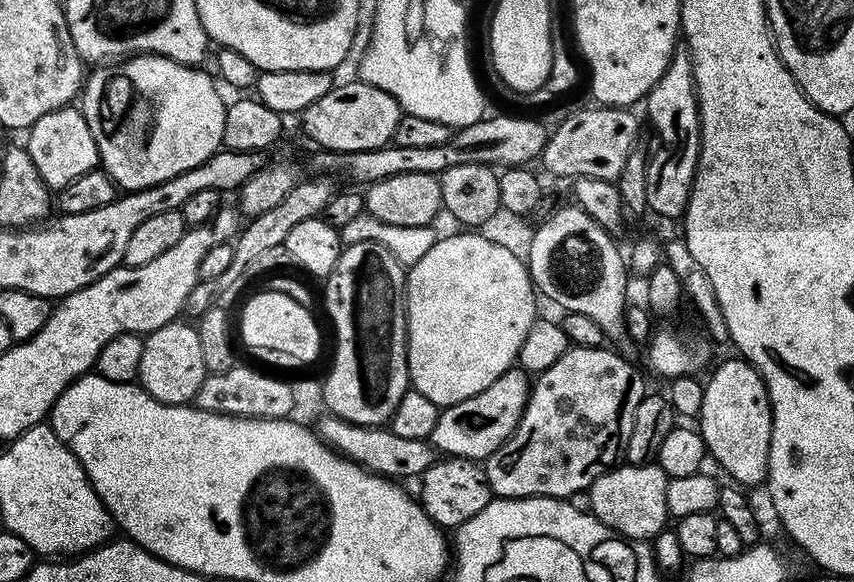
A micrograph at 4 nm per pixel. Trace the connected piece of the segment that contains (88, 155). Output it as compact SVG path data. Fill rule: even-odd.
M79 107L54 109L38 118L31 128L27 129L26 136L30 158L49 189L65 188L67 184L74 182L74 178L82 178L82 174L97 171L100 164L99 148Z

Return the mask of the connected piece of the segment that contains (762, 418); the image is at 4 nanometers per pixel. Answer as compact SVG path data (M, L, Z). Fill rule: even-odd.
M743 358L724 360L706 380L698 417L698 431L704 437L707 455L716 459L740 486L763 485L768 479L772 403L768 388L754 365Z

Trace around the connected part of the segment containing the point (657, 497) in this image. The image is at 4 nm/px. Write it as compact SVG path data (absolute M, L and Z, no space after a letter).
M658 463L629 464L611 468L595 480L586 493L587 507L615 535L629 540L651 541L665 531L670 517L666 506L669 477Z

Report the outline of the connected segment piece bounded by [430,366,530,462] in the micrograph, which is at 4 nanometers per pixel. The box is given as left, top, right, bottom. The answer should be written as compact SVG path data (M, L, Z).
M516 366L509 368L497 380L490 382L486 390L474 394L474 398L466 398L441 411L438 426L434 426L430 437L432 447L448 458L487 461L488 456L494 454L510 434L514 434L524 407L528 405L529 391L529 373Z

